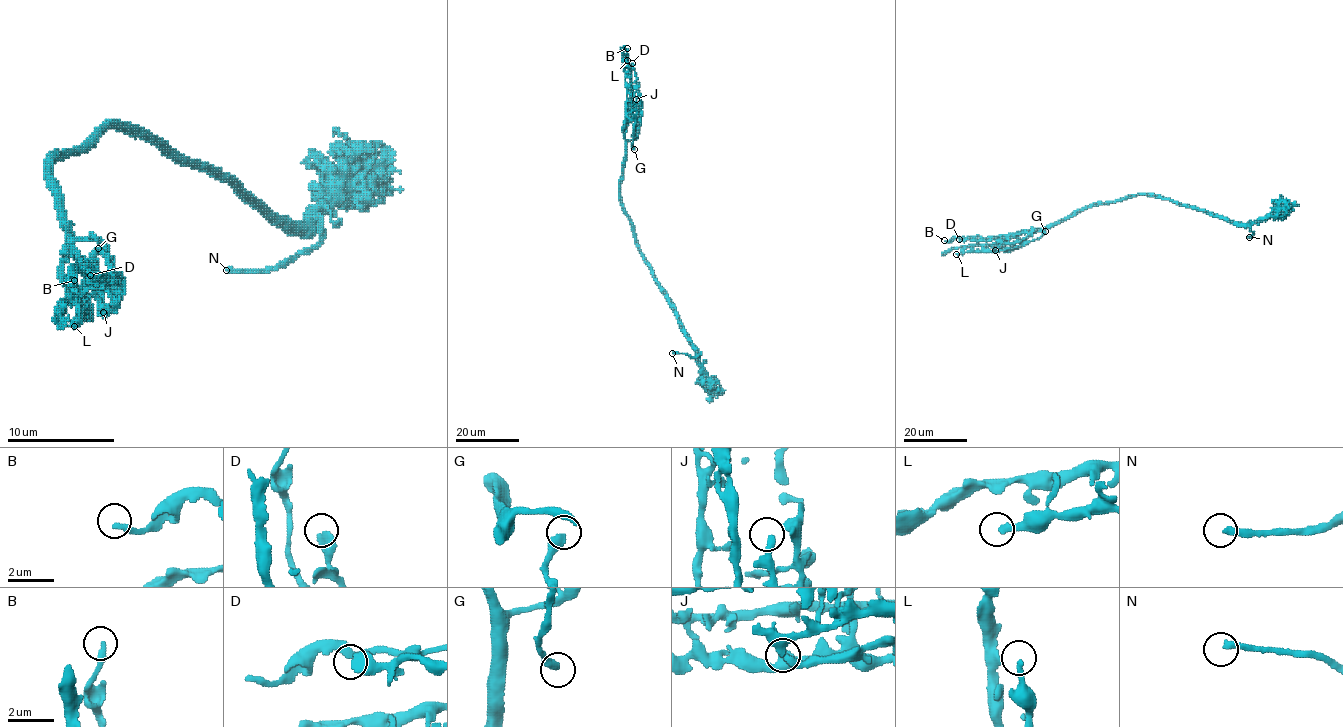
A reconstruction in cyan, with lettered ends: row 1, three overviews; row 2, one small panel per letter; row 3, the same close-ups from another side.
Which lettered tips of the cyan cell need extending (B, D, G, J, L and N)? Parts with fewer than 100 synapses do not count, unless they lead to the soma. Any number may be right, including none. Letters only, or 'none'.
N

